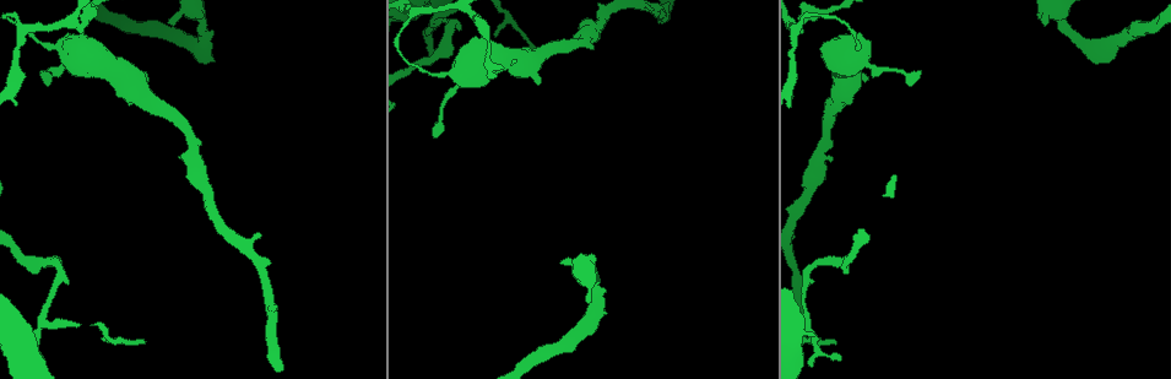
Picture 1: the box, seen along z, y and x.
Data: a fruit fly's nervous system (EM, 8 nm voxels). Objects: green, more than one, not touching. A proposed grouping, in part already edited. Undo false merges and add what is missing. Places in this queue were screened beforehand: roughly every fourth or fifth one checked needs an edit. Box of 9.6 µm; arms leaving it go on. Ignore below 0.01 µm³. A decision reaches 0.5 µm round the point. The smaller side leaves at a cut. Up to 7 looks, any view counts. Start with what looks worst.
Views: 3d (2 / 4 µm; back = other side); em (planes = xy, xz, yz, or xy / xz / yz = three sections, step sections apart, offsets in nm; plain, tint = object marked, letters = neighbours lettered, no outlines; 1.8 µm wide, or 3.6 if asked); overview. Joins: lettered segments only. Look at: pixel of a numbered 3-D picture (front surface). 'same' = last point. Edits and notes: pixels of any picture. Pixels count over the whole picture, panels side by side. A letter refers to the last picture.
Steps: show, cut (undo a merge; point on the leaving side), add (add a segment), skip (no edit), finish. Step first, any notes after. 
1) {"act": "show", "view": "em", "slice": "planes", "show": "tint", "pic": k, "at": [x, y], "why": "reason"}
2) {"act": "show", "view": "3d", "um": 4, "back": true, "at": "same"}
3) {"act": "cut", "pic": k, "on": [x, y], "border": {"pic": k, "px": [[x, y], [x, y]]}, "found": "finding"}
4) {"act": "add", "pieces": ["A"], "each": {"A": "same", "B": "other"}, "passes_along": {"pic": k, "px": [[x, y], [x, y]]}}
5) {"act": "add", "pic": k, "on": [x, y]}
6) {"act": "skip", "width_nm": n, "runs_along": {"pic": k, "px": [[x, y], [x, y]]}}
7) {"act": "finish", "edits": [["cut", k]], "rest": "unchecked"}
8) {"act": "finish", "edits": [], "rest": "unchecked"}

{"act": "show", "view": "em", "slice": "planes", "show": "plain", "pic": 1, "at": [1045, 24], "why": "branch stops here"}

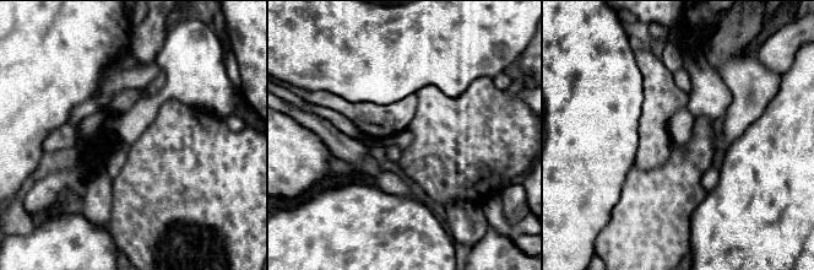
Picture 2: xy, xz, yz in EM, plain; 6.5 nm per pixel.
{"act": "show", "view": "em", "slice": "planes", "show": "letters", "at": "same"}

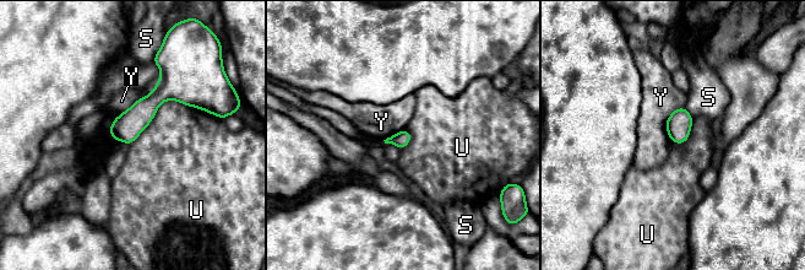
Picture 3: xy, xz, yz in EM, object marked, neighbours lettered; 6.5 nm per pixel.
{"act": "skip", "width_nm": 100, "each": {"S": "other", "U": "other", "Y": "other"}, "found": "none of them fits"}

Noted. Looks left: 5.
{"act": "show", "view": "3d", "um": 4, "pic": 1, "at": [857, 43], "why": "calibre changes"}

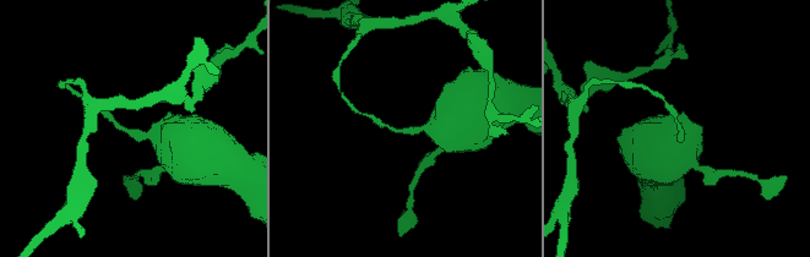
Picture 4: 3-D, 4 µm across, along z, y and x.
{"act": "show", "view": "em", "slice": "planes", "show": "letters", "pic": 4, "at": [681, 133]}

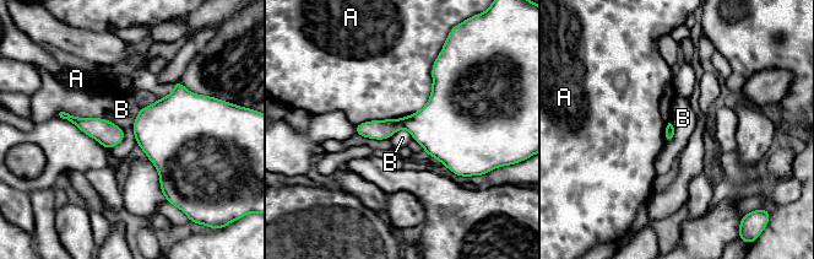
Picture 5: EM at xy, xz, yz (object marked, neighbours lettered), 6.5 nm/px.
{"act": "cut", "pic": 5, "on": [375, 129], "width_nm": 70, "each": {"A": "other", "B": "other"}, "border": {"pic": 5, "px": [[402, 119], [403, 127]]}, "found": "two neurons meet here"}

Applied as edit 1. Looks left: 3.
{"act": "show", "view": "overview", "why": "redraw"}

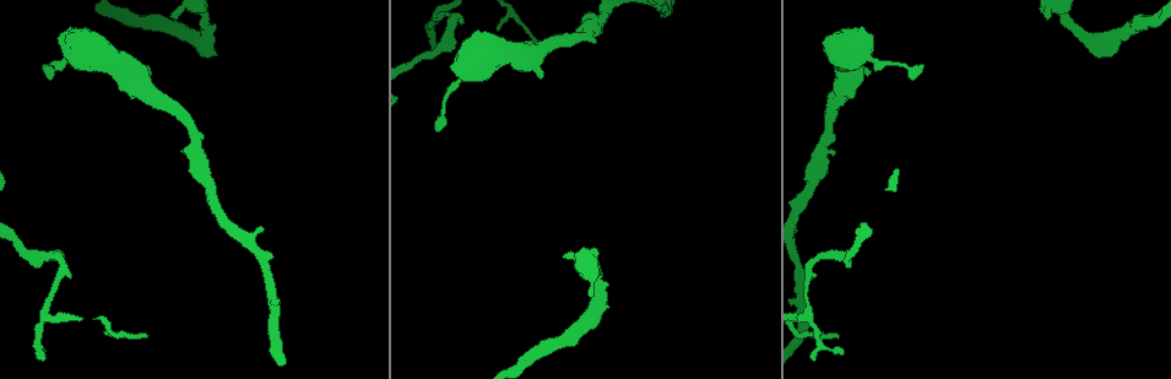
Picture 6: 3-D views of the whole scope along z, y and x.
{"act": "show", "view": "em", "slice": "planes", "show": "plain", "pic": 6, "at": [64, 264]}

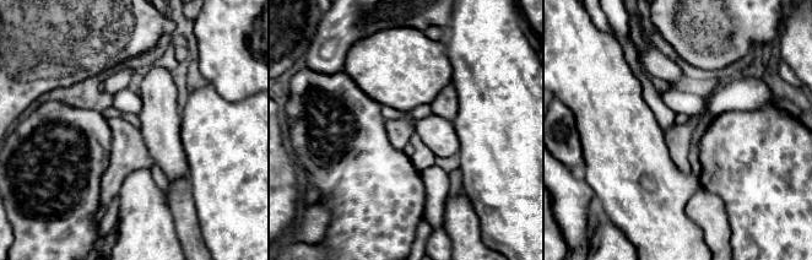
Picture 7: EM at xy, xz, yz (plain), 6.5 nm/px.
{"act": "show", "view": "em", "slice": "planes", "show": "letters", "at": "same"}

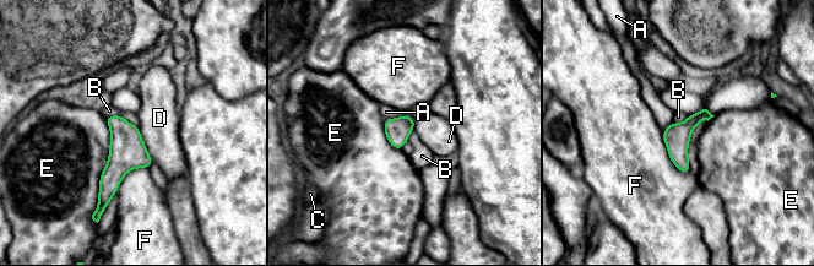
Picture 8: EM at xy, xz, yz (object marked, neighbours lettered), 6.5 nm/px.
{"act": "skip", "width_nm": 160, "each": {"A": "other", "B": "other", "C": "other", "D": "other", "E": "other", "F": "other"}, "border": {"pic": 8, "px": [[106, 117], [121, 115], [137, 128]]}, "found": "one neuron here"}

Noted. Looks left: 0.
{"act": "finish", "edits": [["cut", 5]], "rest": "unchecked"}

